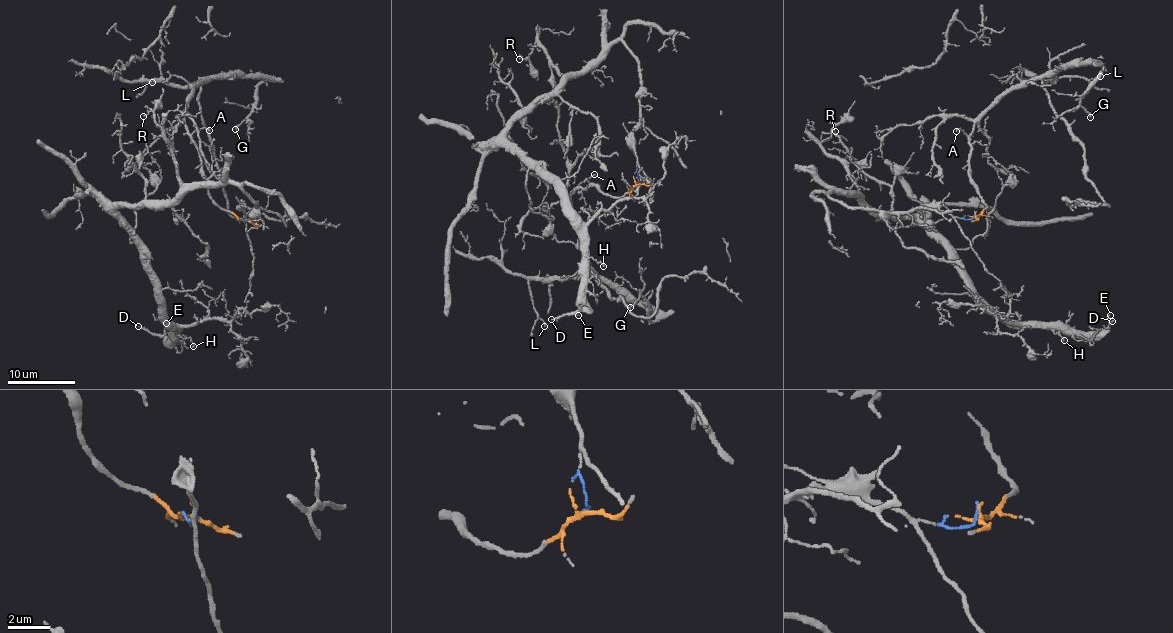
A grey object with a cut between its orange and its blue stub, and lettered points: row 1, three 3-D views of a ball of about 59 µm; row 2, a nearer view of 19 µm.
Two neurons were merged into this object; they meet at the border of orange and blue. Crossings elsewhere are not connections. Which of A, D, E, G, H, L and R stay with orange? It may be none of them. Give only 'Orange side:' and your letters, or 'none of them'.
Orange side: A, G, L

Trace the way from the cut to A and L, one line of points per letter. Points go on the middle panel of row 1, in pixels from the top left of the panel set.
A: (639, 184), (621, 196), (591, 184), (588, 187), (578, 187), (595, 174)
L: (639, 184), (621, 196), (591, 184), (570, 196), (589, 269), (530, 281), (544, 327)

